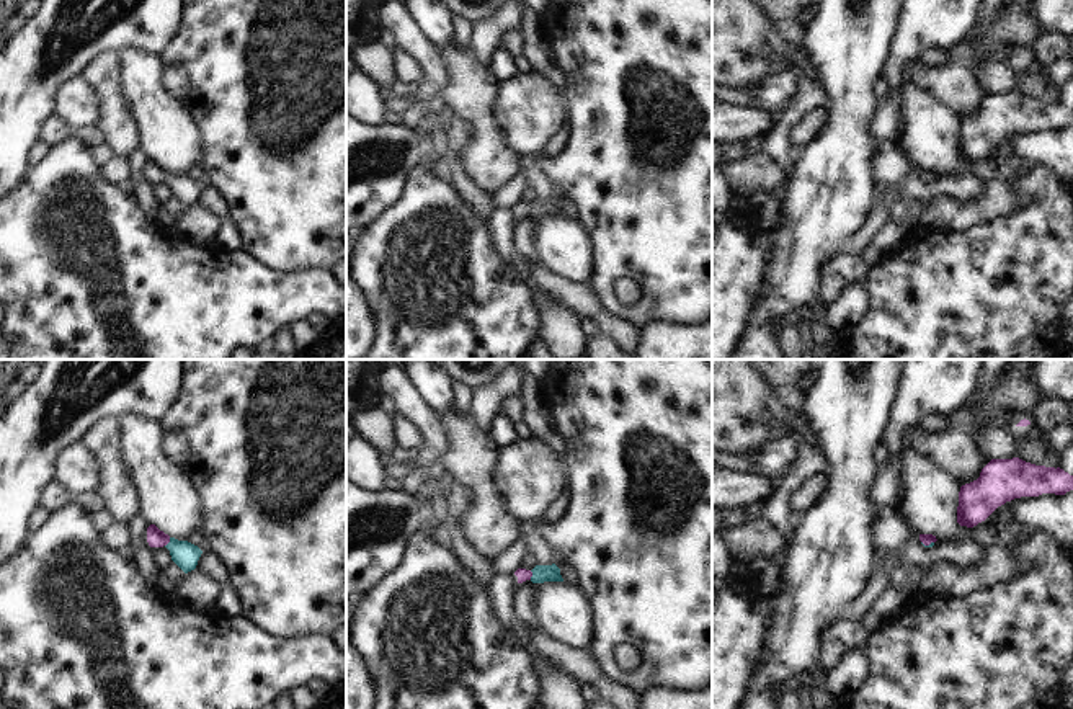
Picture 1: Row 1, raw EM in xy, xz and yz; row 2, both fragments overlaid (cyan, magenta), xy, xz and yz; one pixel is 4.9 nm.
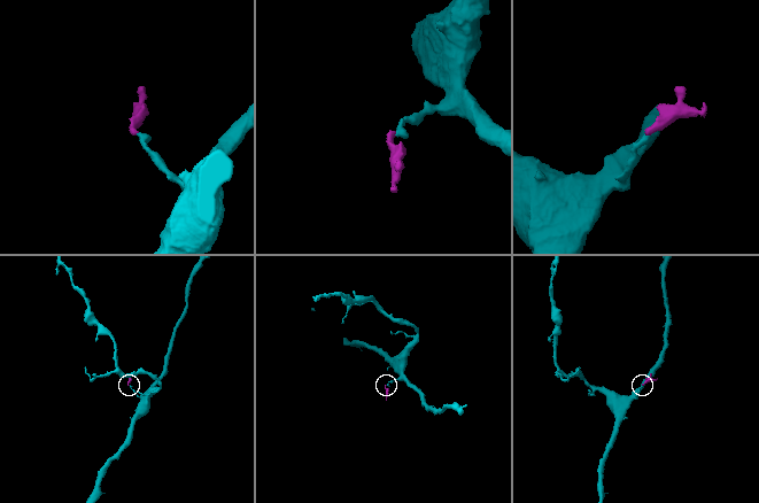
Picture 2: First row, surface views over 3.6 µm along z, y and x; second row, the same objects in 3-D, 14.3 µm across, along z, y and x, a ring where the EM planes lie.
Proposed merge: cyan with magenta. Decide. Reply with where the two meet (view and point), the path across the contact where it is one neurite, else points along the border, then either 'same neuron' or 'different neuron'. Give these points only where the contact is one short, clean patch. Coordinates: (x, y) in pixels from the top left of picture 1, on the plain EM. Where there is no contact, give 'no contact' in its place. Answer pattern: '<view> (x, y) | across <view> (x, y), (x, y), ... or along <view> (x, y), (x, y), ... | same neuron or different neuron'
xz (533, 209) | across xz (541, 208), (533, 209), (521, 208) | same neuron

